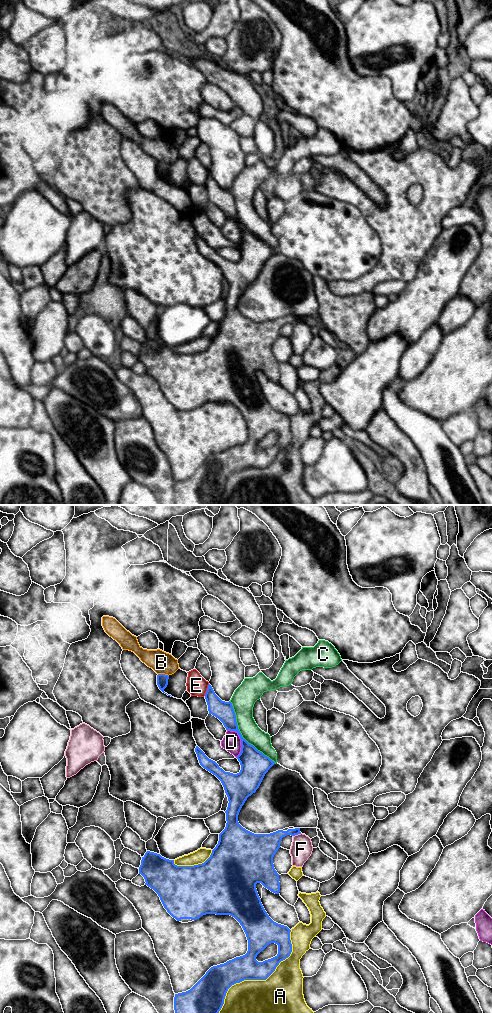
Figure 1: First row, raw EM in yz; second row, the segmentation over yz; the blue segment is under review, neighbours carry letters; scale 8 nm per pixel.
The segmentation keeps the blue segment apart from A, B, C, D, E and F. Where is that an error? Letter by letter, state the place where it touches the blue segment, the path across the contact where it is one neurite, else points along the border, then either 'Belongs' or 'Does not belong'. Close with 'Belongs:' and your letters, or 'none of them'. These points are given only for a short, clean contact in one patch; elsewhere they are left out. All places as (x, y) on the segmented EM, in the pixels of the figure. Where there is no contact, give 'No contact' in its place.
A: Touches blue at yz (260, 979). Does not belong
B: Touches blue at yz (163, 674). Boundary: yz (158, 673), (164, 673), (168, 676). Does not belong
C: Touches blue at yz (241, 735). Does not belong
D: Touches blue at yz (241, 740). Does not belong
E: Touches blue at yz (207, 690). Boundary: yz (209, 684), (204, 695). Does not belong
F: Touches blue at yz (297, 834). Does not belong
Belongs: none of them

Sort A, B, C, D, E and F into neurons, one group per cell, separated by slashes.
A / B E / C / D / F

